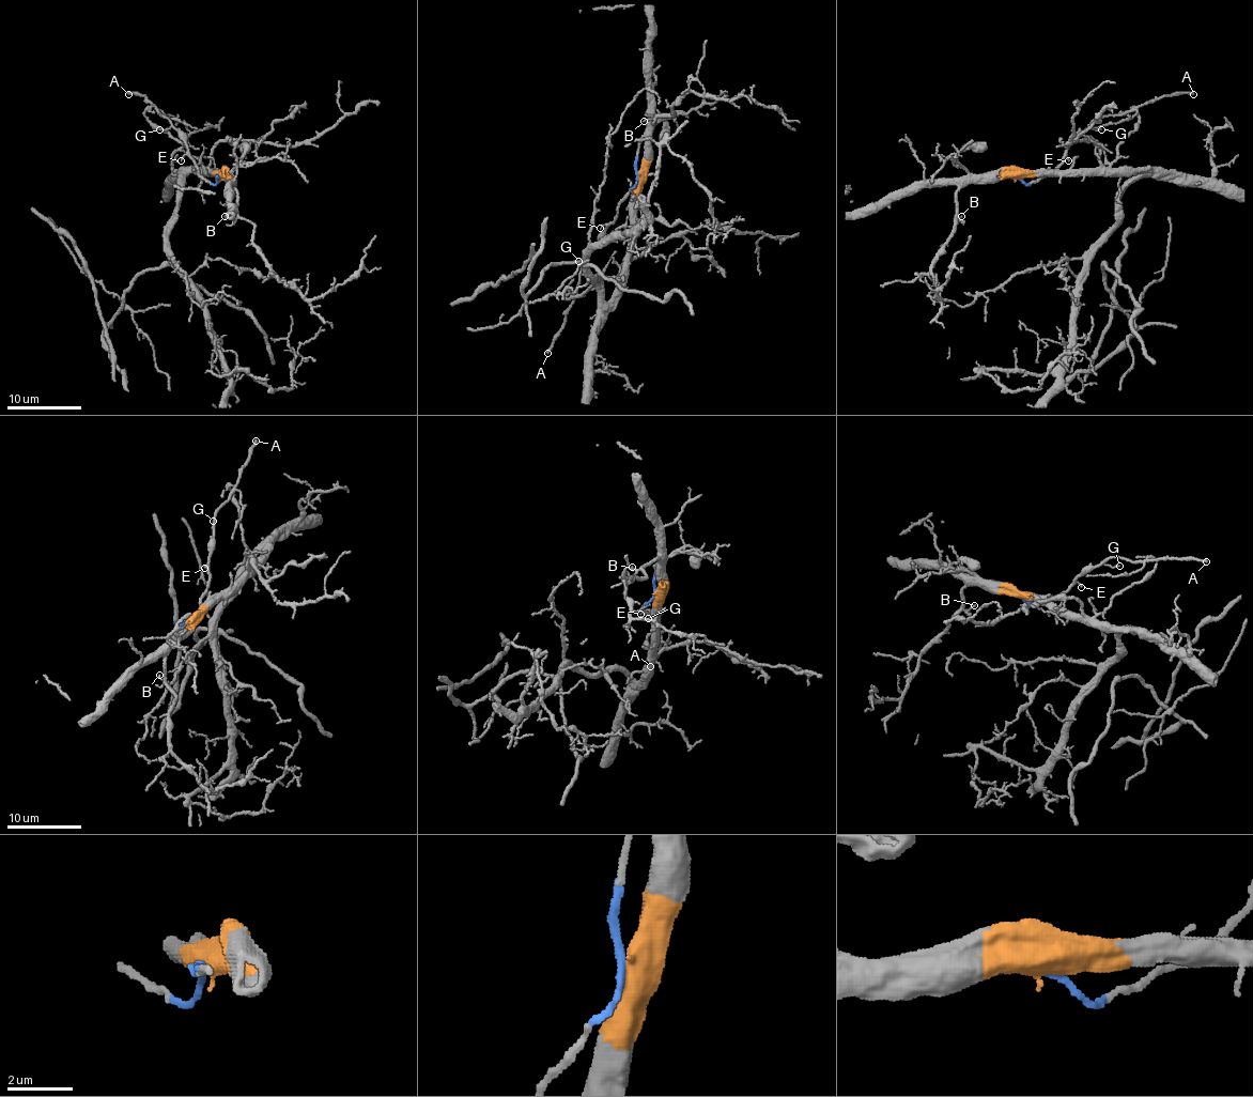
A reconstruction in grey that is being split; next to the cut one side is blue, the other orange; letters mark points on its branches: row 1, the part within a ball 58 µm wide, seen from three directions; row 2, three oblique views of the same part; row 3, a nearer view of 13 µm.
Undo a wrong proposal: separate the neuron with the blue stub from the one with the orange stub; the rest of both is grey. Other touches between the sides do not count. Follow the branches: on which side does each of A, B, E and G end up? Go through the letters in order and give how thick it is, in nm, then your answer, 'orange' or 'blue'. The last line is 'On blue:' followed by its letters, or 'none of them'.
A: 200 nm thick; blue
B: 120 nm thick; orange
E: 100 nm thick; blue
G: 120 nm thick; blue
On blue: A, E, G

